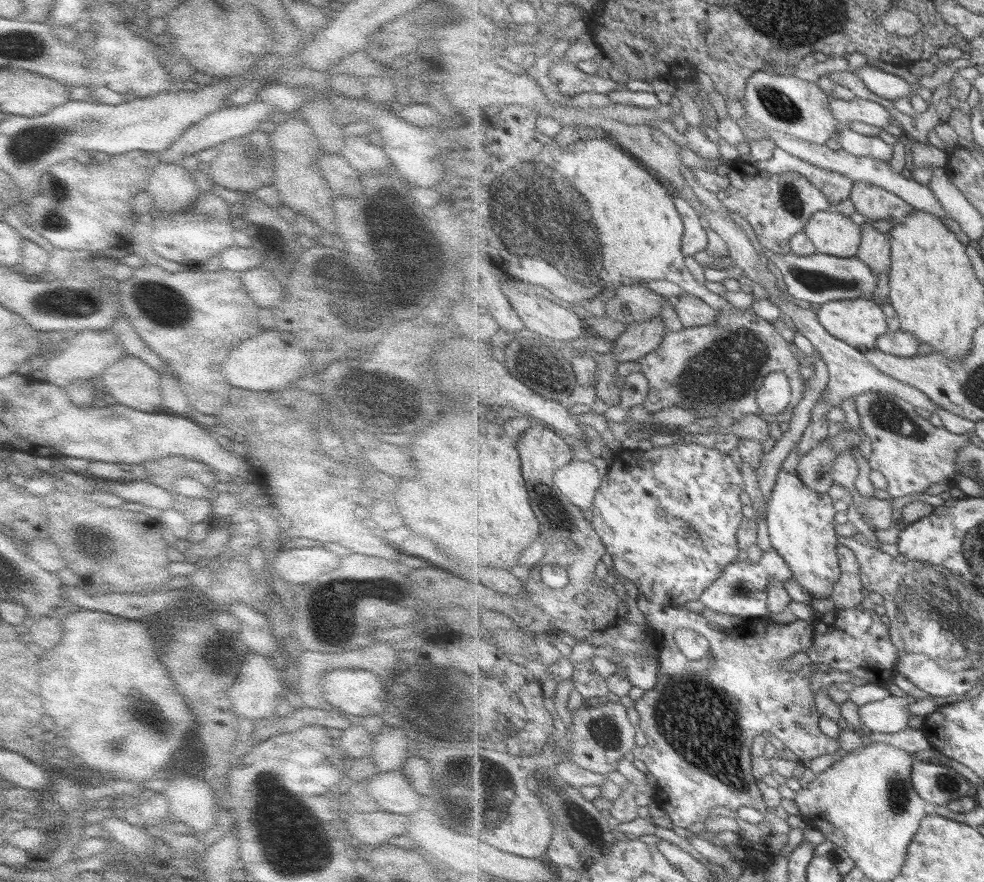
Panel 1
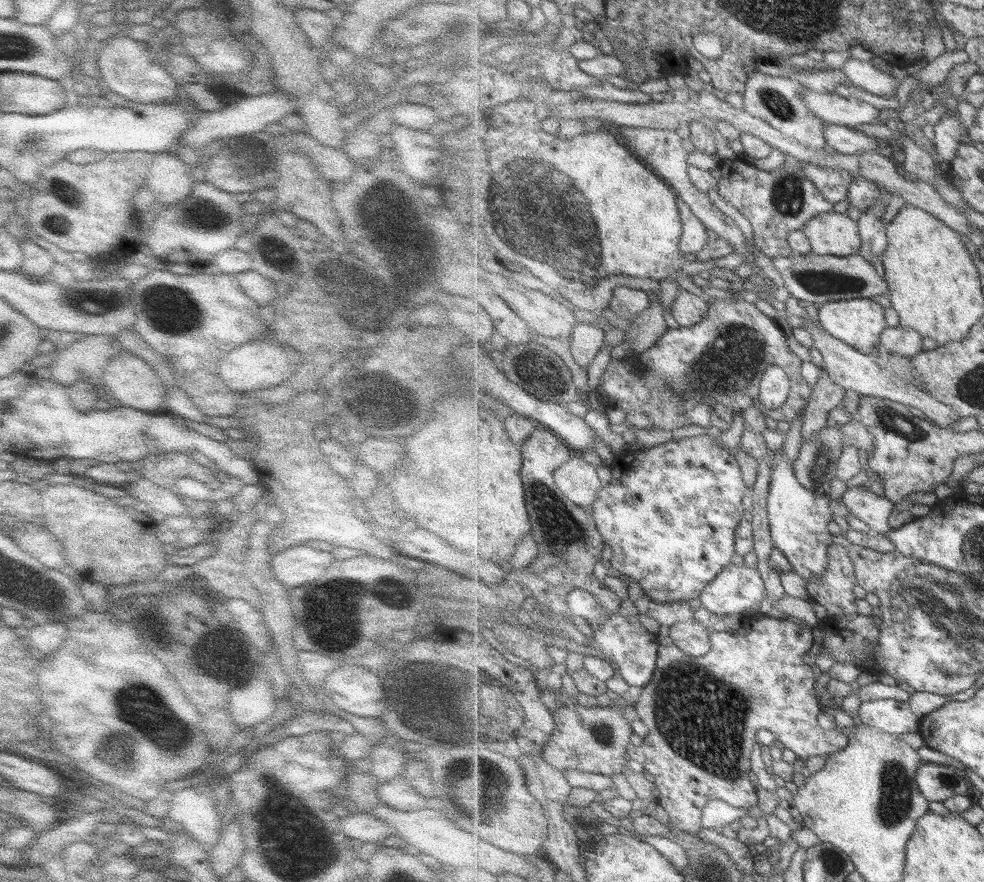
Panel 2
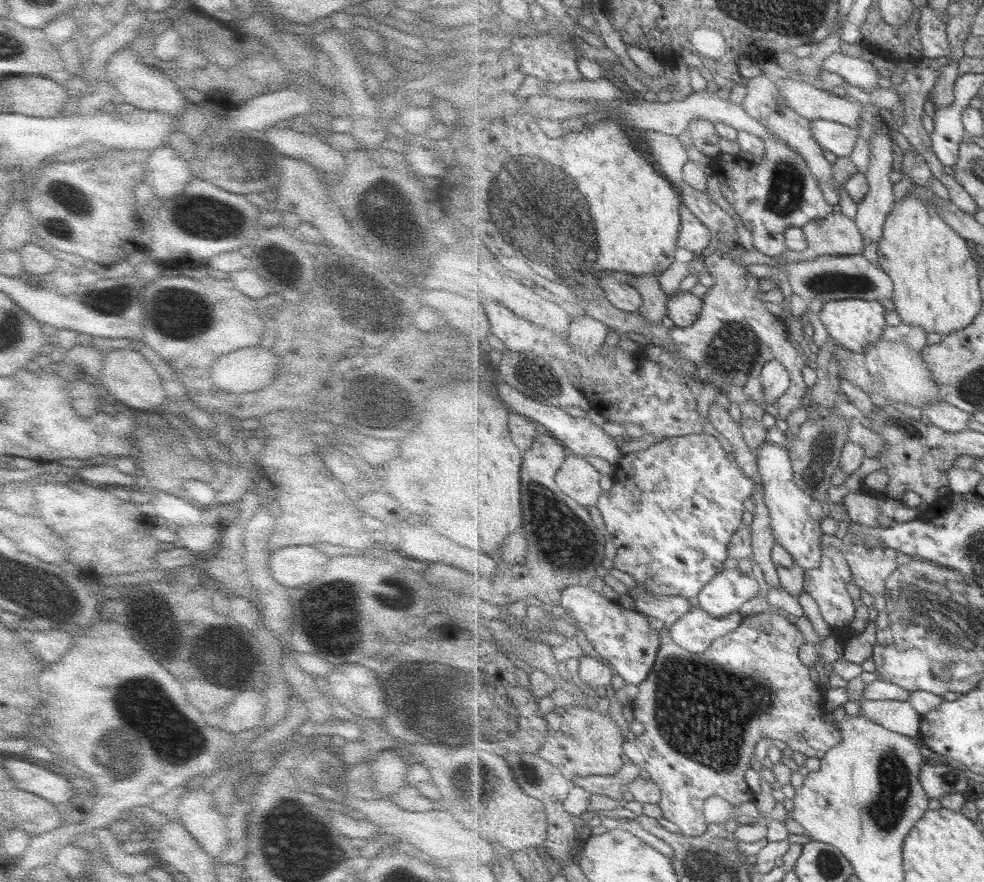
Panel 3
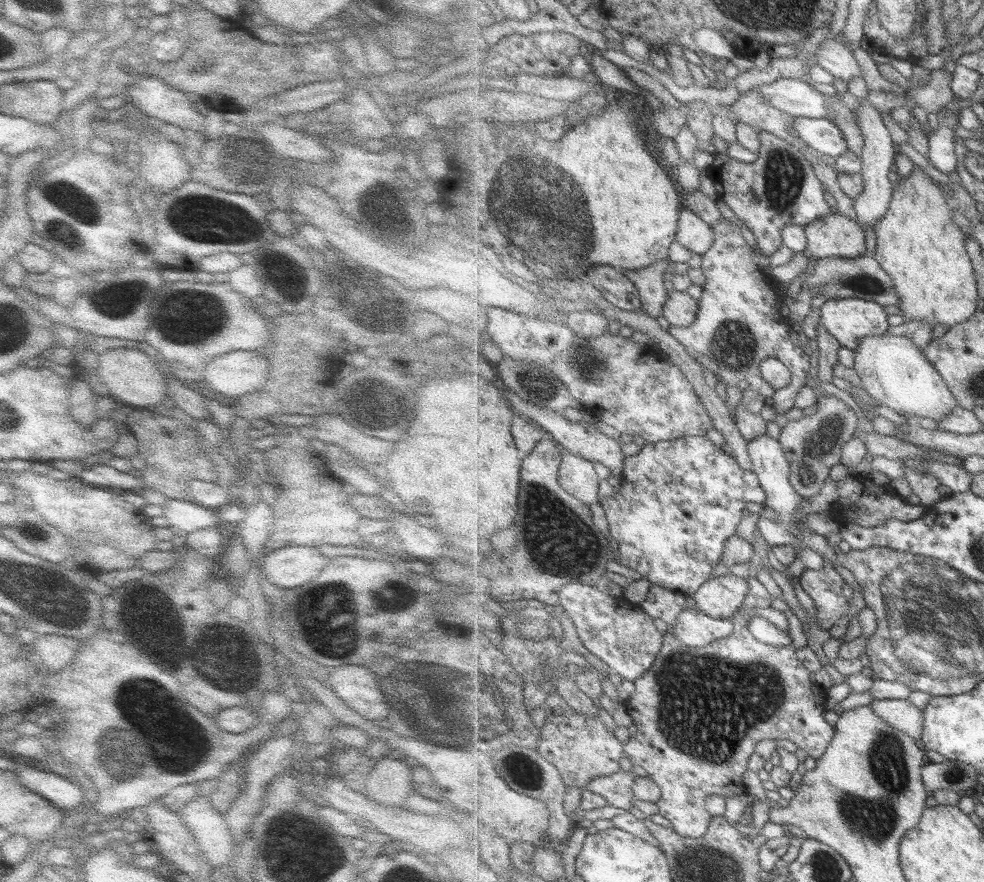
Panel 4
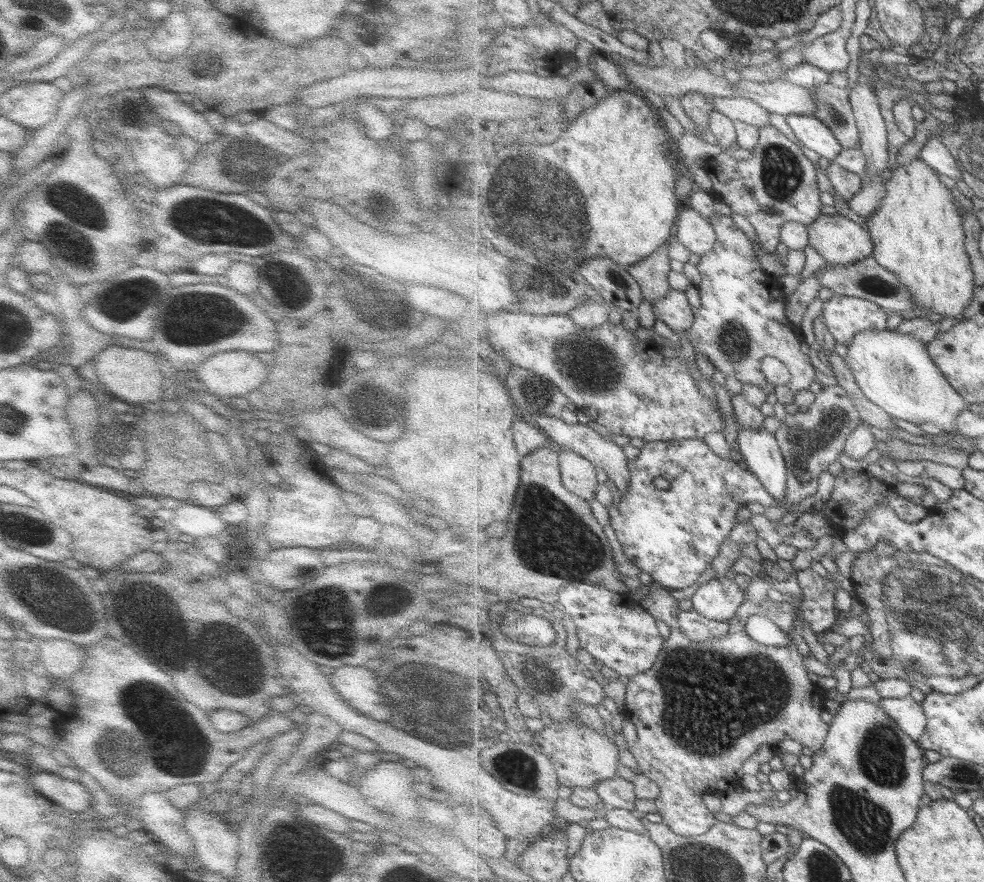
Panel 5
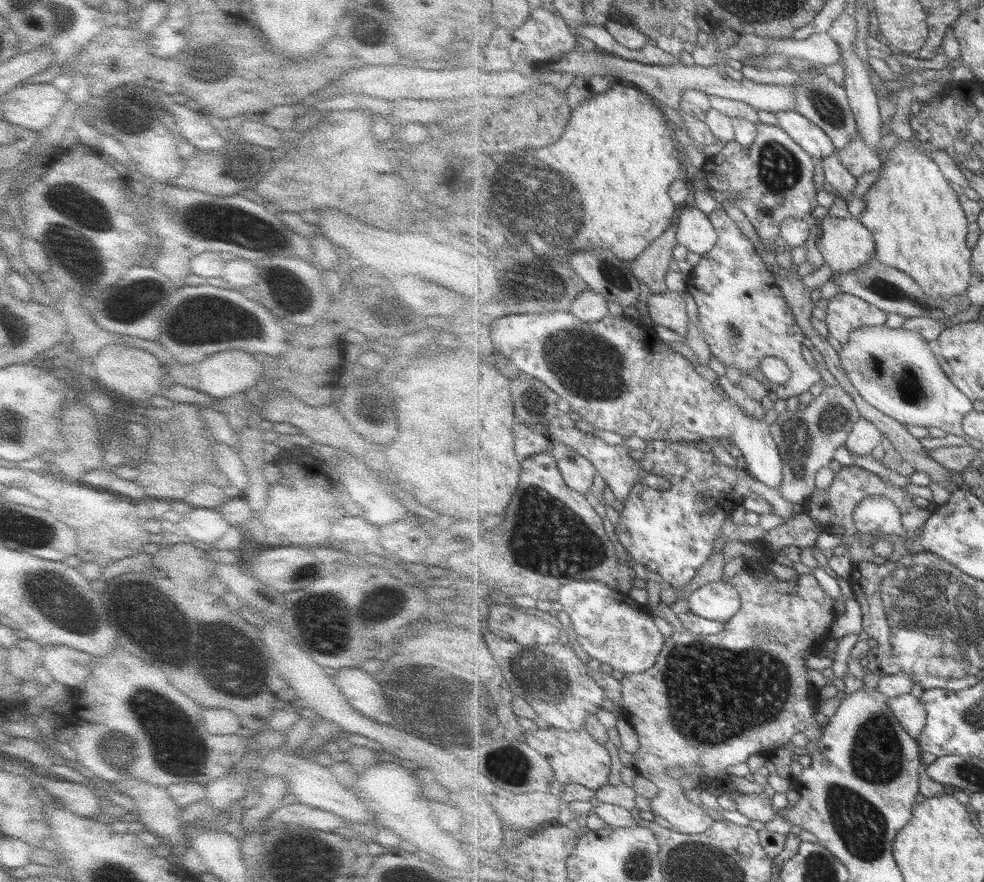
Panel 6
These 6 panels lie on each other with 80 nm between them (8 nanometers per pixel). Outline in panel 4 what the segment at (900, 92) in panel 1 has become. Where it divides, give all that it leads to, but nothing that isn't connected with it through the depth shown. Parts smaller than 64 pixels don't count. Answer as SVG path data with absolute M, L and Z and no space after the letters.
M845 32L833 39L826 38L825 42L819 46L817 51L816 64L824 70L827 70L835 79L851 82L854 78L861 78L862 66L857 64L855 56L849 50L849 43L845 39Z

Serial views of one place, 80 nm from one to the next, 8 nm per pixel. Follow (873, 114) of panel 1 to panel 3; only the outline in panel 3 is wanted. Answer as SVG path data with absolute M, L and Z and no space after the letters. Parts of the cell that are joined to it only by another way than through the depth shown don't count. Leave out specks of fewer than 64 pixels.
M790 79L779 82L779 94L785 97L790 107L810 121L825 119L854 129L859 128L861 112L865 110L865 105L859 101L849 102L829 89L817 89L811 83Z

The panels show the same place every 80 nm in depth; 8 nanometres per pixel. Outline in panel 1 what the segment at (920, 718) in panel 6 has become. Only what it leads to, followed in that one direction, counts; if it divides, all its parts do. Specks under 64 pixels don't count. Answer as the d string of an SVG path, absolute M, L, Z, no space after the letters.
M891 695L879 702L870 702L865 706L858 707L859 719L864 728L868 728L871 733L895 734L909 727L909 715L911 711L908 709L908 704L913 702L911 696L897 697Z

